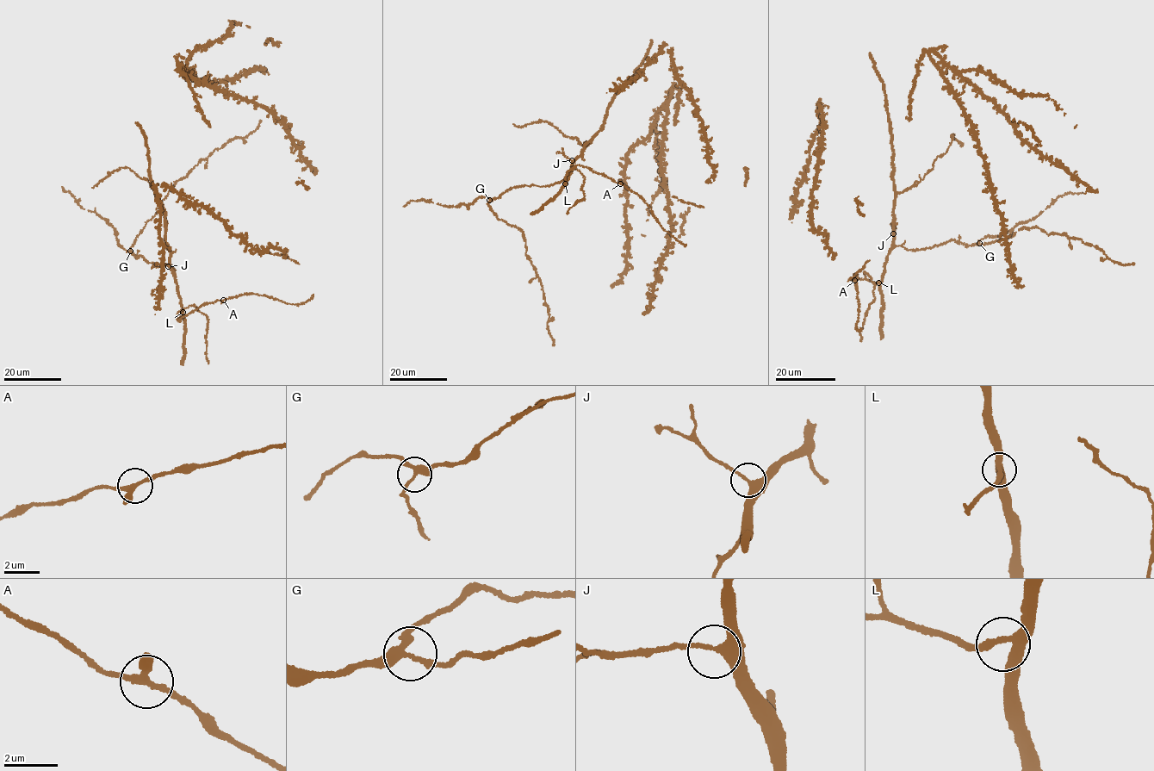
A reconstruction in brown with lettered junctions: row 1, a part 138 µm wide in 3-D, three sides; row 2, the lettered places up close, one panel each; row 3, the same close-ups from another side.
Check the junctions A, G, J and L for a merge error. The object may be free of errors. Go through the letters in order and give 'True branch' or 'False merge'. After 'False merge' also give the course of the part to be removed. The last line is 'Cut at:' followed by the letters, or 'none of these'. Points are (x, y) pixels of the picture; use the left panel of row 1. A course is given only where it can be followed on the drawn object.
A: True branch
G: True branch
J: True branch
L: True branch
Cut at: none of these

